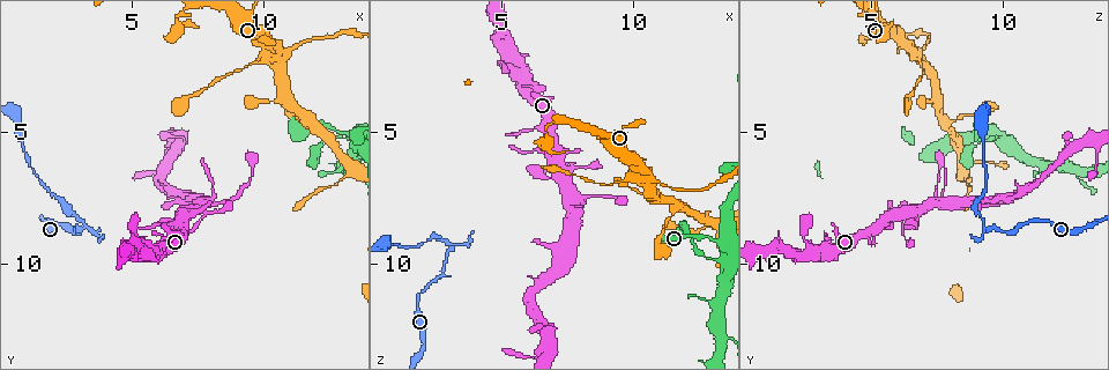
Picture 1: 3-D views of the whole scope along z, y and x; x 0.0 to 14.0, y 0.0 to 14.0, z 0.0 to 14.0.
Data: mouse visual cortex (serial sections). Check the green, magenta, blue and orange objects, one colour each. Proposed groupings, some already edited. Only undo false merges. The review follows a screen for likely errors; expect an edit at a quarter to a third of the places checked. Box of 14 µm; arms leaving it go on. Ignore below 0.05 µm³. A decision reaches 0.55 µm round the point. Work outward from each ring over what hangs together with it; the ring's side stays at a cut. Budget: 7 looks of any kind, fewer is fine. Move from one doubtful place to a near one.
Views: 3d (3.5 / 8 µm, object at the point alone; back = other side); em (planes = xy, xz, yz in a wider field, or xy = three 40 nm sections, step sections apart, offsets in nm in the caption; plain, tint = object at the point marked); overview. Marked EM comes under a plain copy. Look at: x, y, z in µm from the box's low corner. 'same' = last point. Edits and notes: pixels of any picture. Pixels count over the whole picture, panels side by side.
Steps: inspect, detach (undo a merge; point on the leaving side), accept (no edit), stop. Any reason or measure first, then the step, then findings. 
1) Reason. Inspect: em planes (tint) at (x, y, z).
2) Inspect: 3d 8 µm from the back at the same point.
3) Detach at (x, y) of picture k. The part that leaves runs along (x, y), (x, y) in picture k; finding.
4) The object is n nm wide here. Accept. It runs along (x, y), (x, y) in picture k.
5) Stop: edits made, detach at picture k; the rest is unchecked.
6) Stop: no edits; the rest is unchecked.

Inspect: 3d 3.5 µm at (3.2, 8.5, 9.3).

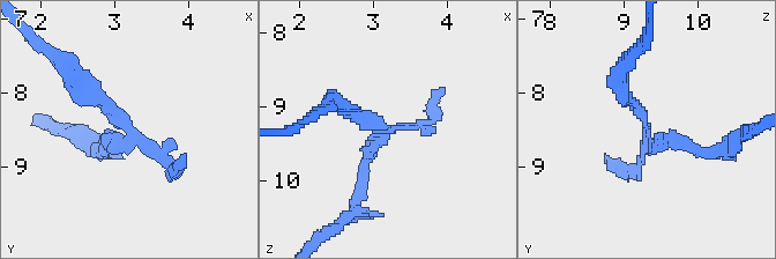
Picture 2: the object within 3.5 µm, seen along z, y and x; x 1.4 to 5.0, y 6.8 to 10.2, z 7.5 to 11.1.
Detach at (370, 118) of picture 2. The part that leaves runs along (387, 132), (337, 102), (320, 111) in picture 2; a second cell is stuck on.

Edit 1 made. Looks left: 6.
Narrows sharply. Inspect: 3d 3.5 µm at (6.7, 0.9, 5.2).

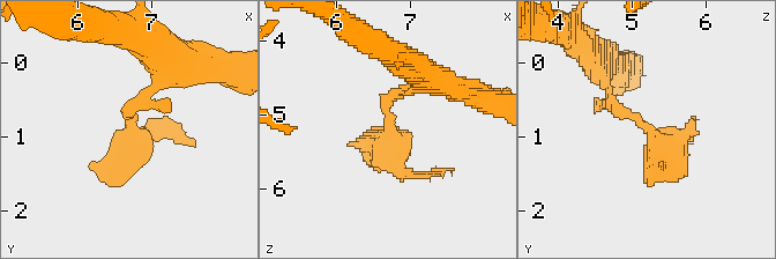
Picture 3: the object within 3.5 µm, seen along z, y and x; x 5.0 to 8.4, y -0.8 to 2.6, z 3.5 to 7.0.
Inspect: em xy step 1 (tint) at (6.75, 0.90, 5.25).

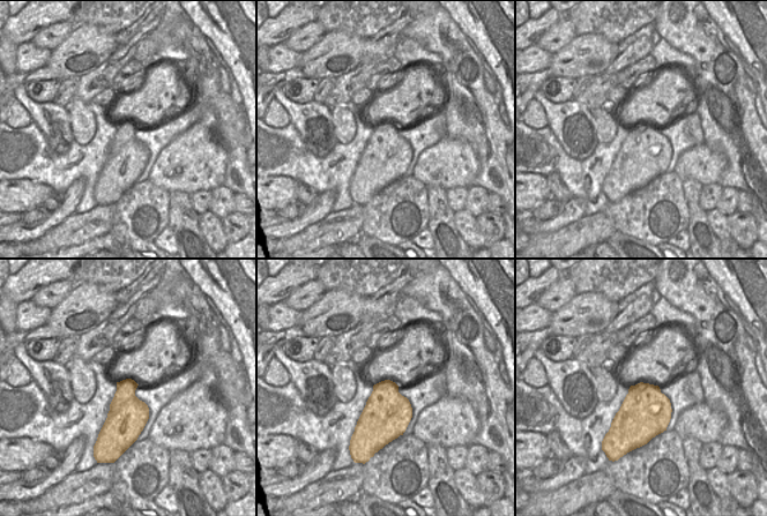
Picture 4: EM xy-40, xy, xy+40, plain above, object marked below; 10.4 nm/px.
Accept. It runs along (606, 86), (686, 175) in picture 3; one cell here.

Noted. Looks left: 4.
Looks like a crossing. Inspect: em xy step 5 (tint) at (10.5, 1.9, 6.5).

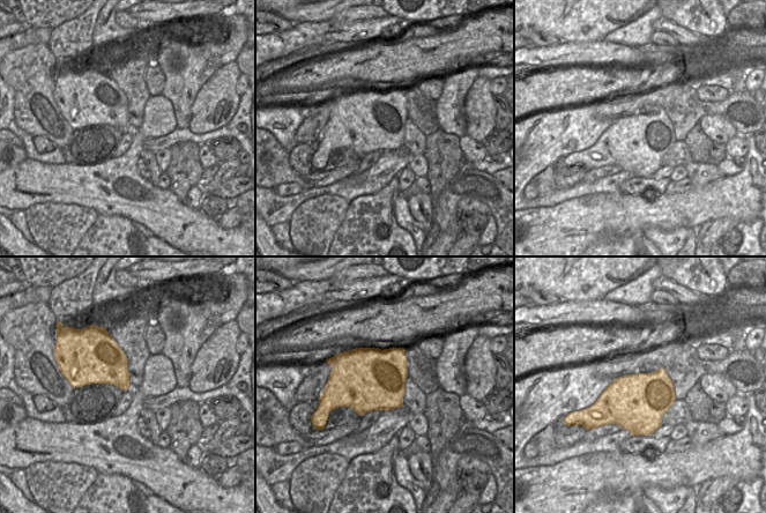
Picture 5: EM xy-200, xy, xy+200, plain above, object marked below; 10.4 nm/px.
Inspect: 3d 3.5 µm at the same point.

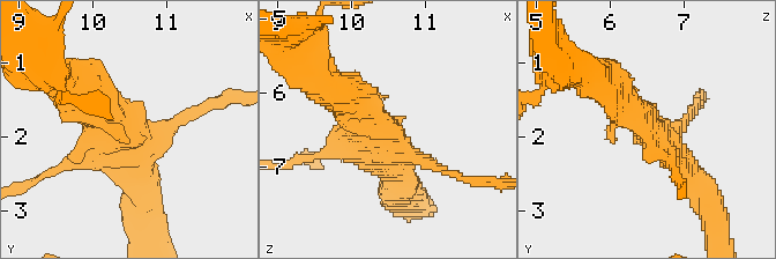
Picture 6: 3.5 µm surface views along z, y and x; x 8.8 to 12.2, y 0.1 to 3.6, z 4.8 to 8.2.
Accept. It runs along (605, 86), (664, 139), (700, 185) in picture 6; one cell here.

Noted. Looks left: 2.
Stop: edits made, detach at picture 2; the rest is unchecked.

